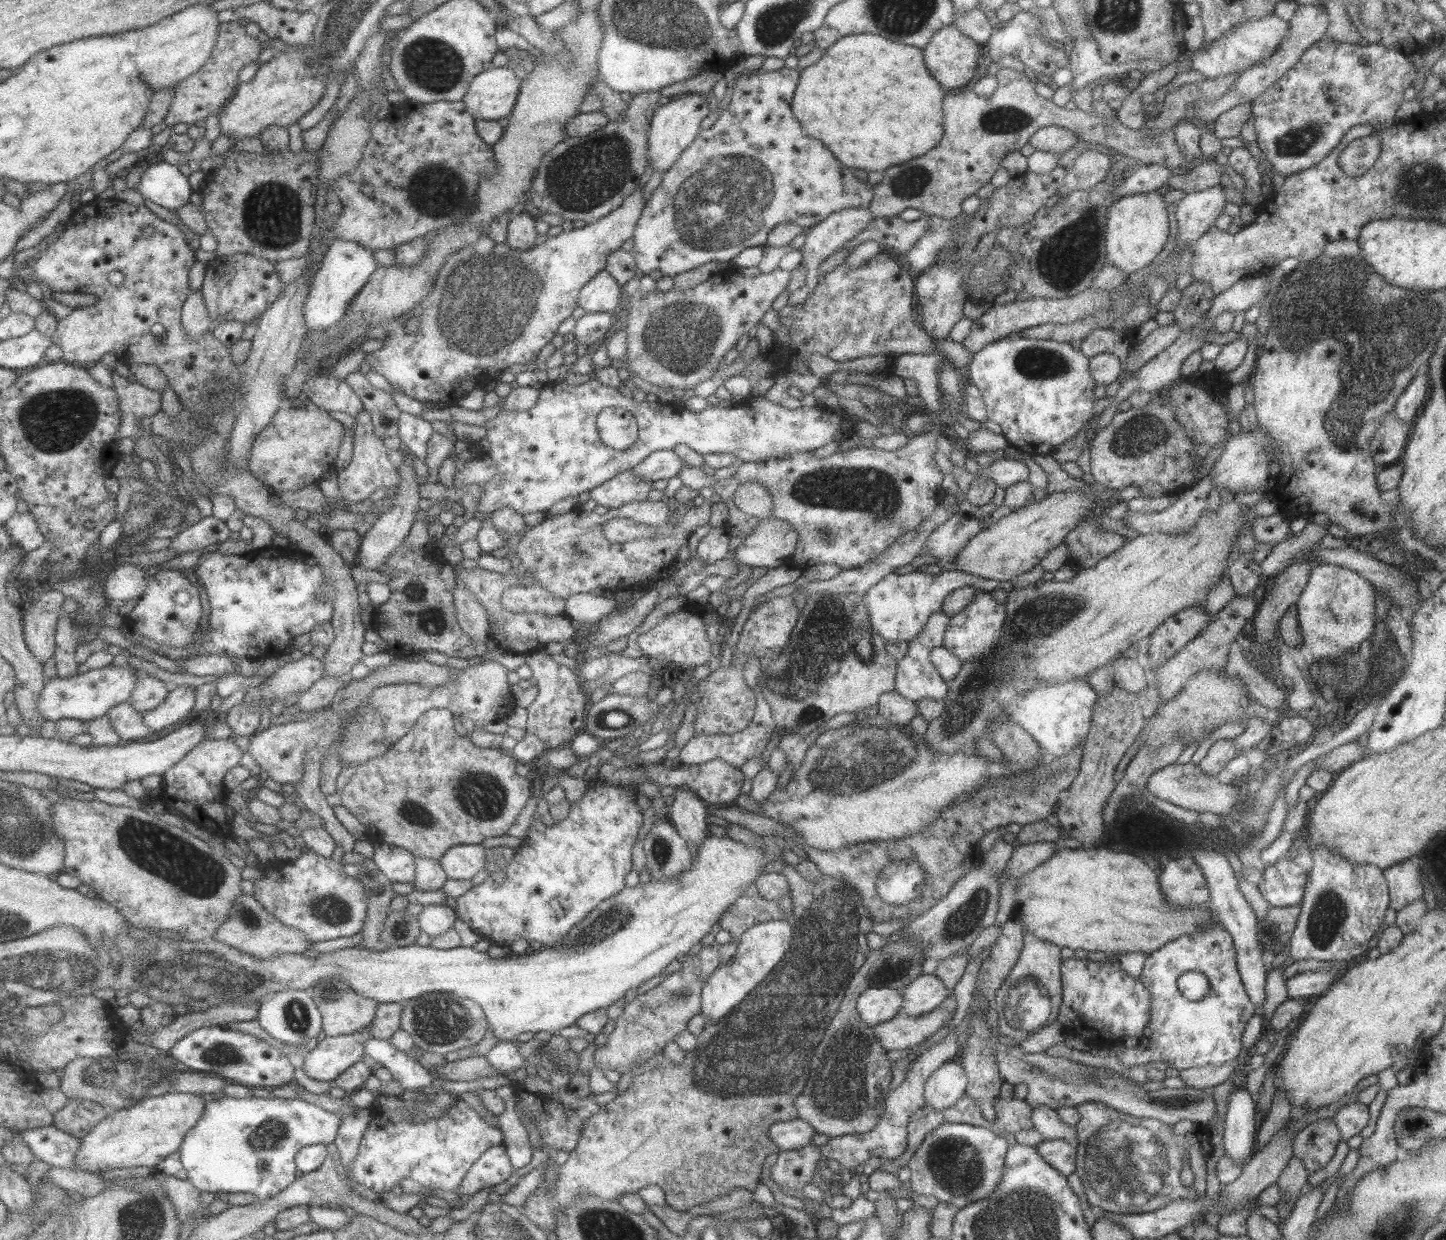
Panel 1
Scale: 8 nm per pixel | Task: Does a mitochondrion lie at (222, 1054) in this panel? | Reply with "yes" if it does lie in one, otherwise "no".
yes

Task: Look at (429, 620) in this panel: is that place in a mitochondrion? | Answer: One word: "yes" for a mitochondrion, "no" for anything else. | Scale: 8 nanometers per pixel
yes

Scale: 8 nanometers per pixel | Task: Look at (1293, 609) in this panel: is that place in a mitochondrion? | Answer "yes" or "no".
no

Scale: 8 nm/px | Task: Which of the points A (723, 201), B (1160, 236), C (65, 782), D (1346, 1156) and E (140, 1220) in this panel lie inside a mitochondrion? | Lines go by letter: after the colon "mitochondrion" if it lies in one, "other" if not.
A: mitochondrion
B: other
C: other
D: other
E: mitochondrion

